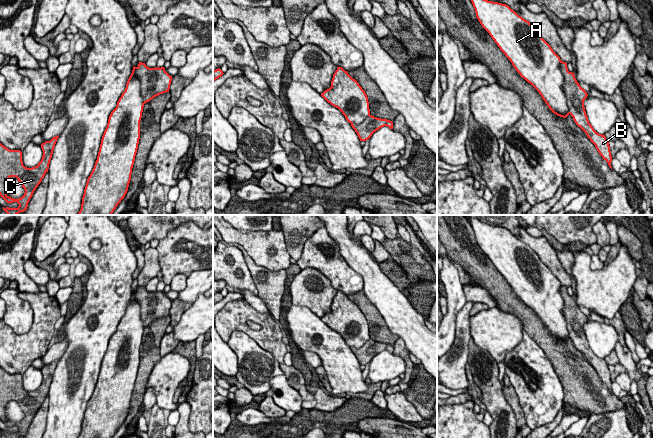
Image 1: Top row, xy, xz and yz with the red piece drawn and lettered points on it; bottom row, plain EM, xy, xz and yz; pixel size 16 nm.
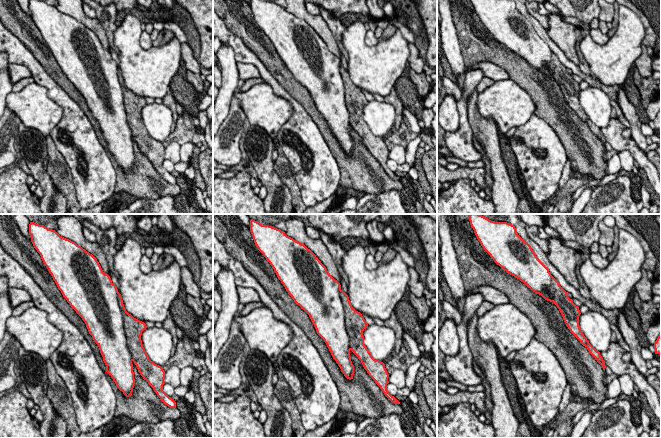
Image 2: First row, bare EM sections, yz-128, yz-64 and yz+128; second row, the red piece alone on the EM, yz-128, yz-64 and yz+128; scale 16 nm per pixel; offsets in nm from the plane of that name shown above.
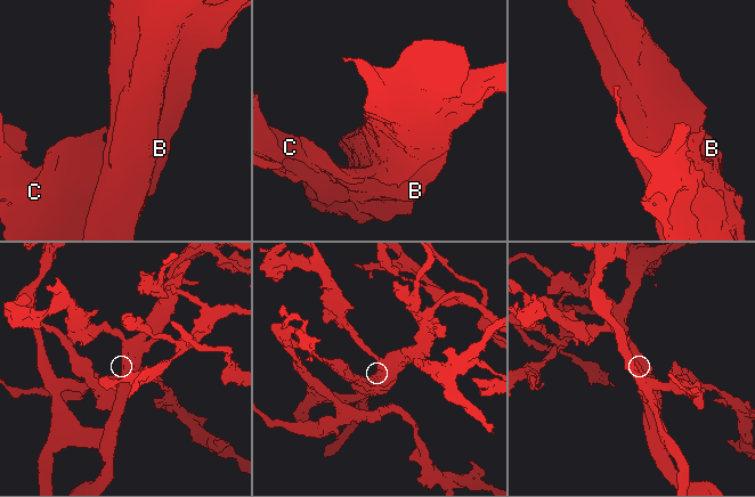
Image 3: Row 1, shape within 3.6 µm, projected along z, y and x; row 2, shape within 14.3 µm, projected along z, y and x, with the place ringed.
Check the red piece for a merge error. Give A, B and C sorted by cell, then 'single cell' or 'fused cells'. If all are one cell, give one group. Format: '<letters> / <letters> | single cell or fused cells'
A / B C | fused cells

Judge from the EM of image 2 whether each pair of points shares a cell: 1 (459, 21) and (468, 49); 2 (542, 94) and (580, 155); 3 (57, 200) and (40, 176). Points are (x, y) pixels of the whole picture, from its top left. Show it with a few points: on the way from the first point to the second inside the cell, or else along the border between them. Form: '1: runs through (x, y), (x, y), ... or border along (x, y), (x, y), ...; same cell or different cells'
1: runs through (465, 28), (465, 42); same cell
2: runs through (553, 109), (578, 140); same cell
3: runs through (51, 194), (45, 182); same cell

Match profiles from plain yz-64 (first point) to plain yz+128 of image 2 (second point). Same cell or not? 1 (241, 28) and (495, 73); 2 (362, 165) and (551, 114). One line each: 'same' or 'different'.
1: different
2: same

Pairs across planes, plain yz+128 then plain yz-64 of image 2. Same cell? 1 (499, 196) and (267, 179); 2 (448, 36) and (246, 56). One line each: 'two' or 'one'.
1: one
2: two

